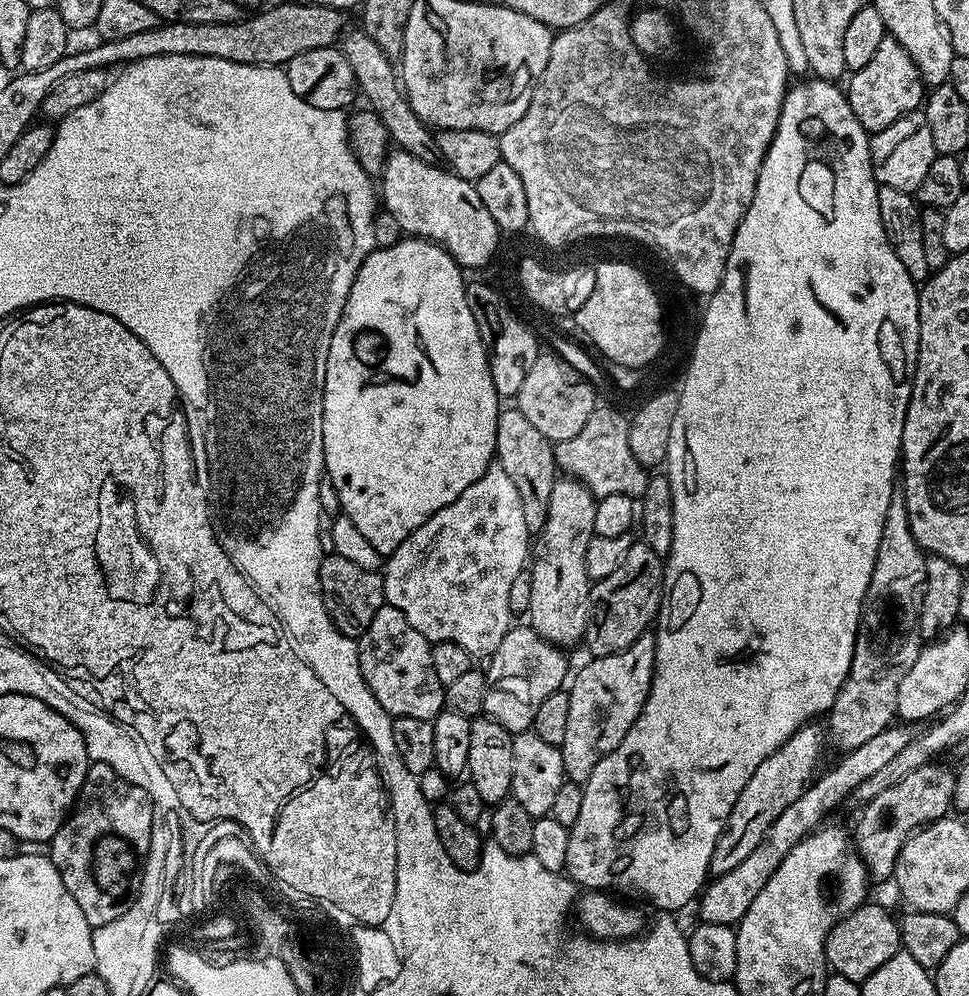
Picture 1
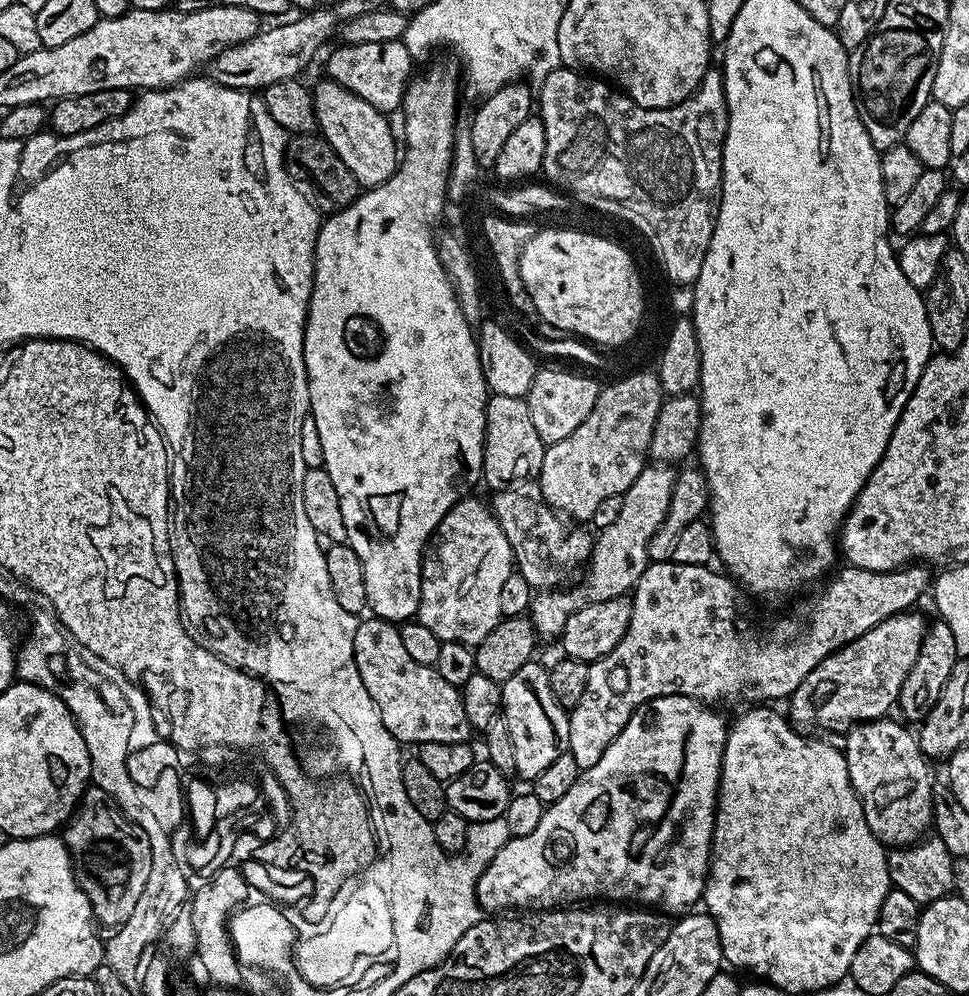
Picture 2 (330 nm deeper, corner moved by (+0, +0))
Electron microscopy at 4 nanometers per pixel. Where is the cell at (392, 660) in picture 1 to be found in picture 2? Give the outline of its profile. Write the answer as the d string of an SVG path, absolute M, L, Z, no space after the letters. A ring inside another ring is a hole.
M369 618L361 619L354 634L354 662L358 666L358 674L370 690L370 698L374 698L374 706L378 706L378 714L382 714L382 722L390 734L399 740L401 745L419 746L426 742L462 742L469 743L474 730L466 718L464 698L461 689L446 682L434 666L422 666L422 662L414 662L410 653L402 643L399 627L389 620Z

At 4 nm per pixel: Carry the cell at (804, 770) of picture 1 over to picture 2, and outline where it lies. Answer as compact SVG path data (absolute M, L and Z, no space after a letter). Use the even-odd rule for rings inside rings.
M916 610L899 612L896 616L878 622L878 626L866 630L862 638L854 638L854 642L842 646L834 654L818 662L818 666L810 670L810 674L806 674L802 686L798 686L798 690L794 690L794 694L790 697L787 715L791 723L808 734L815 733L815 728L821 728L824 732L844 734L855 724L885 719L891 713L888 711L897 707L902 682L906 682L906 674L910 674L910 666L914 666L918 658L918 650L922 650L925 631L926 620L923 620Z

